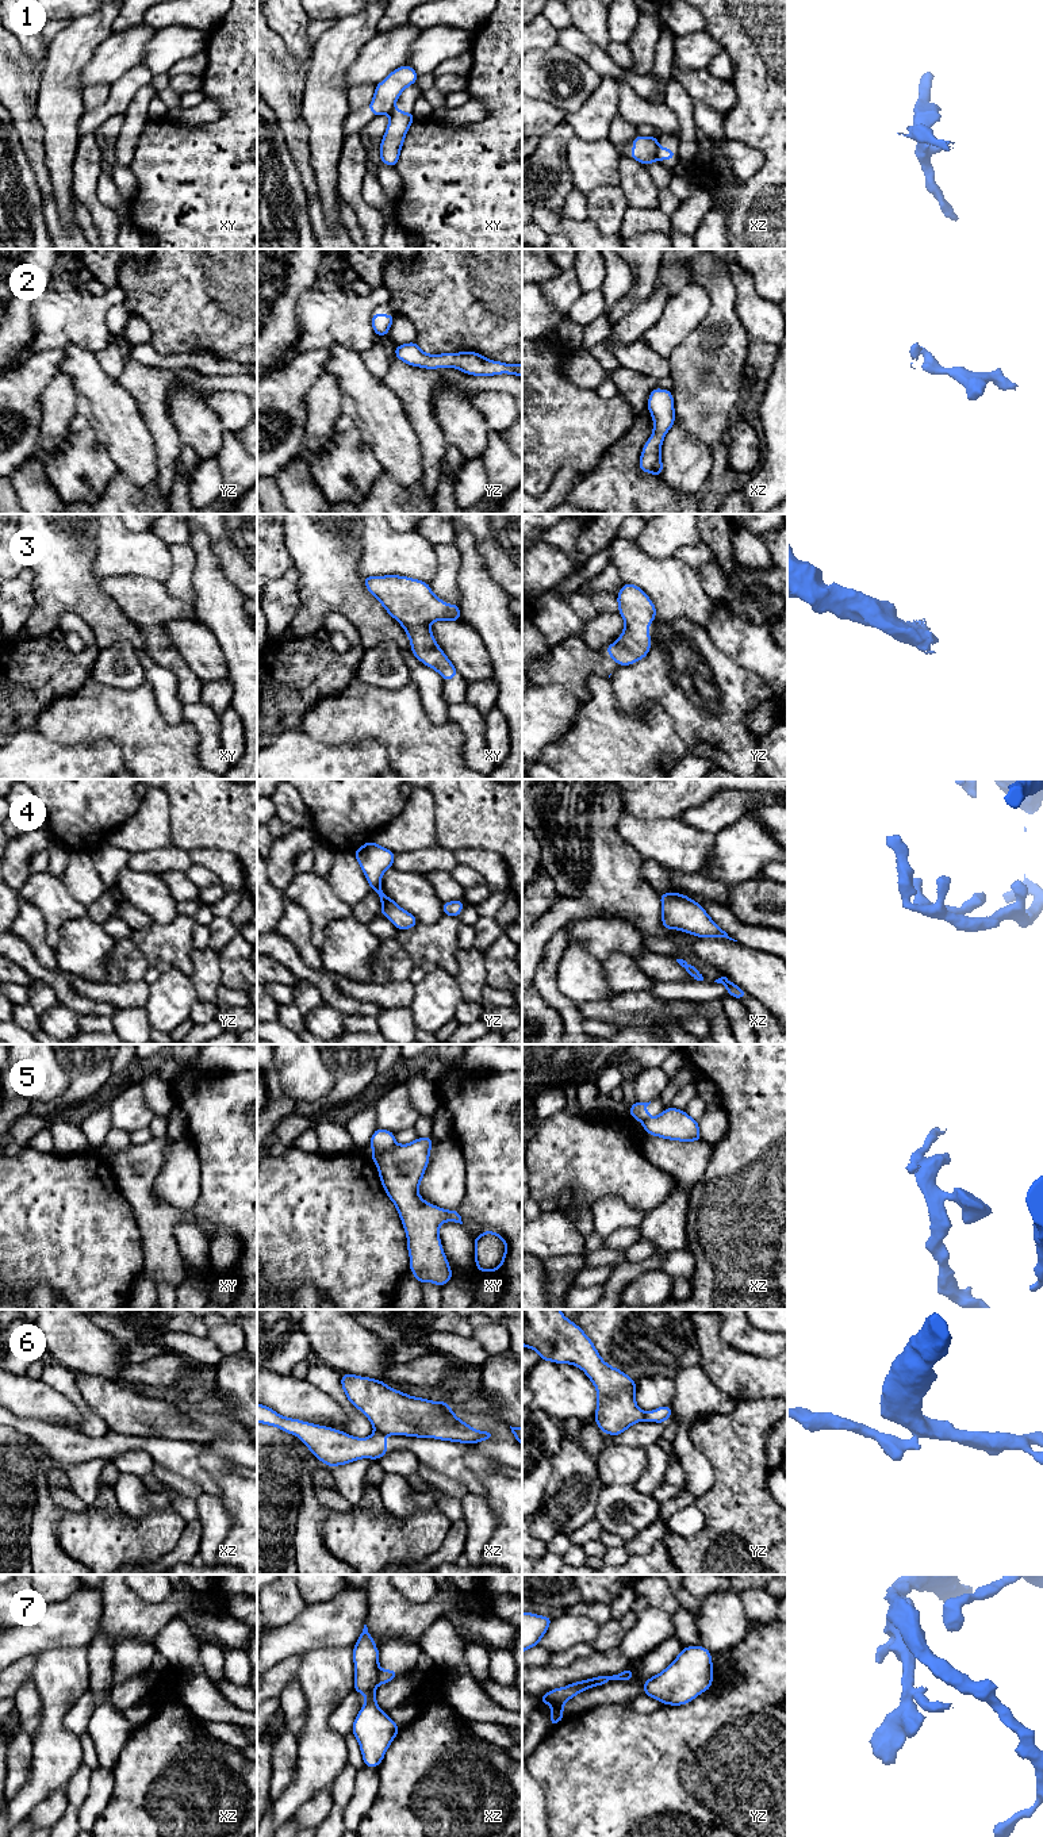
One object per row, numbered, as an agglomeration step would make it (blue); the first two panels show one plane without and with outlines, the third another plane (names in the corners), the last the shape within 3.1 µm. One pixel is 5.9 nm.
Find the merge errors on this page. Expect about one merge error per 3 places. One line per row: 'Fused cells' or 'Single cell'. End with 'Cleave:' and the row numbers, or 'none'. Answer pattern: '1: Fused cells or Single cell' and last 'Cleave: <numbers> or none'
1: Fused cells
2: Single cell
3: Single cell
4: Single cell
5: Fused cells
6: Fused cells
7: Fused cells
Cleave: 1, 5, 6, 7

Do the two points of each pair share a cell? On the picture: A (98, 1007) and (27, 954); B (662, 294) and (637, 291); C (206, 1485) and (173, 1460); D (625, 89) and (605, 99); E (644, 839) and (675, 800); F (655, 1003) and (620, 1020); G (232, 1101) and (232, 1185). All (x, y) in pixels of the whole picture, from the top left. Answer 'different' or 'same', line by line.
A: same
B: different
C: same
D: different
E: different
F: different
G: same

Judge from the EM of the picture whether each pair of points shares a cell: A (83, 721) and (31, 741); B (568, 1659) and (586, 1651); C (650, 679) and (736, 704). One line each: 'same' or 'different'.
A: different
B: same
C: same

